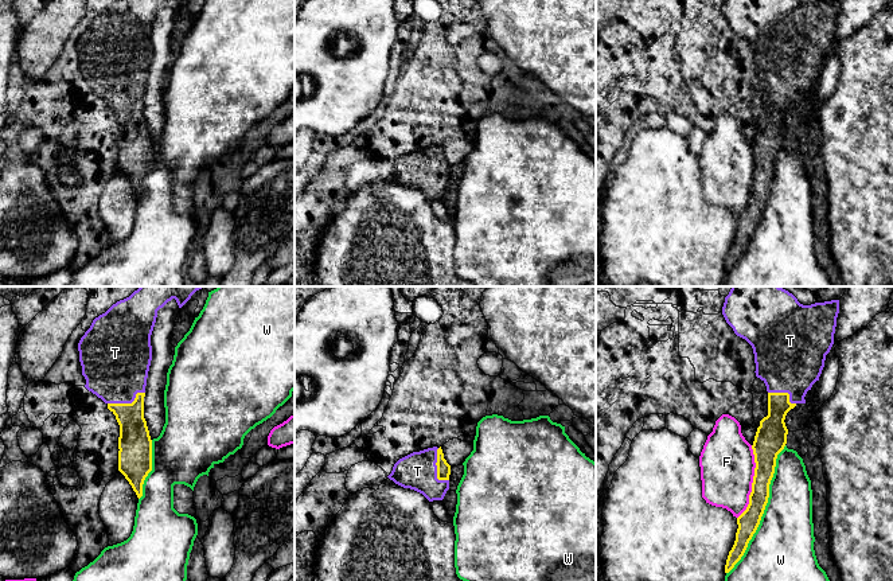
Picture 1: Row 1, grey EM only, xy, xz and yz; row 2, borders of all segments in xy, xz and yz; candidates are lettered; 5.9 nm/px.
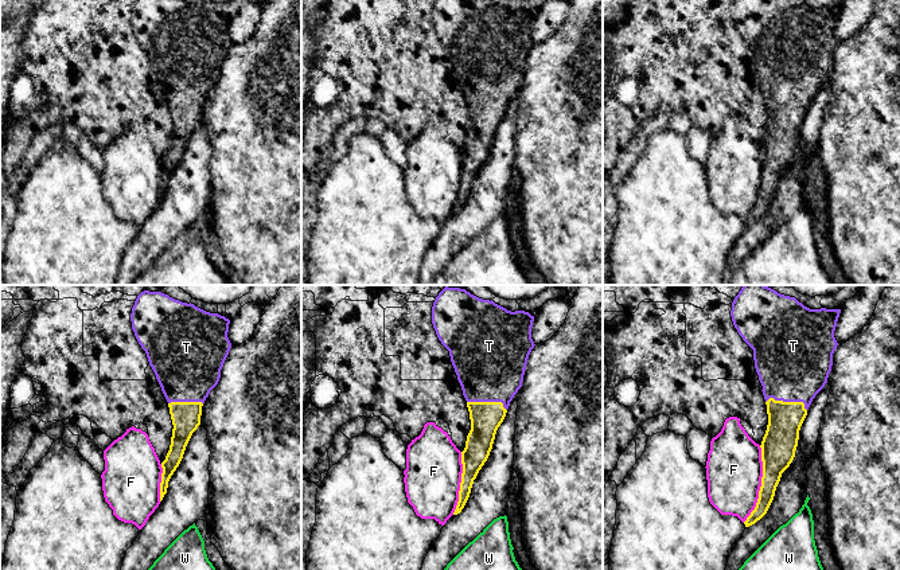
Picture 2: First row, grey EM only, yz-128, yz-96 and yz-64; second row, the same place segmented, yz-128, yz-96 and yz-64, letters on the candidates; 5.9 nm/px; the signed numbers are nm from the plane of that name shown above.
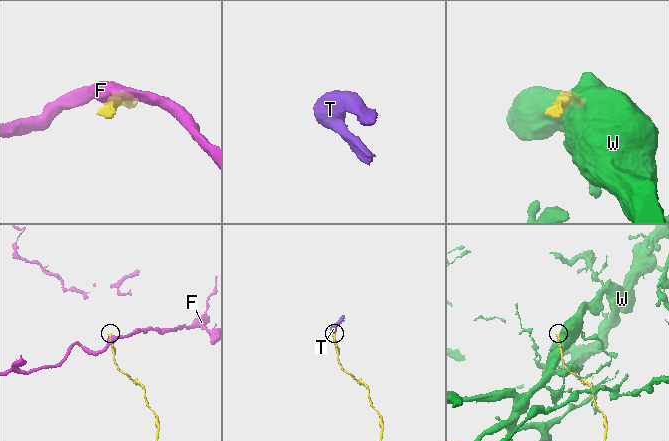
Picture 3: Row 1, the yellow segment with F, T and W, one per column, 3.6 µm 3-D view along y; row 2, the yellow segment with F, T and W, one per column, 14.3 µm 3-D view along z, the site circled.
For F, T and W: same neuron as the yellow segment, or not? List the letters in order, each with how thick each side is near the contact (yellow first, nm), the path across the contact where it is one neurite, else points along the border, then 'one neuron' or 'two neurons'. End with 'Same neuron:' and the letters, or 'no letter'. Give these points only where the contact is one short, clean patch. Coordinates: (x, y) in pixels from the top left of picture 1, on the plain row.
F: 180 nm thick on the yellow side, 320 nm on the other; two neurons
T: 80 nm thick on the yellow side, 220 nm on the other; runs through xz (443, 166), (437, 167), (417, 170); one neuron
W: 130 nm thick on the yellow side, 360 nm on the other; two neurons
Same neuron: T

